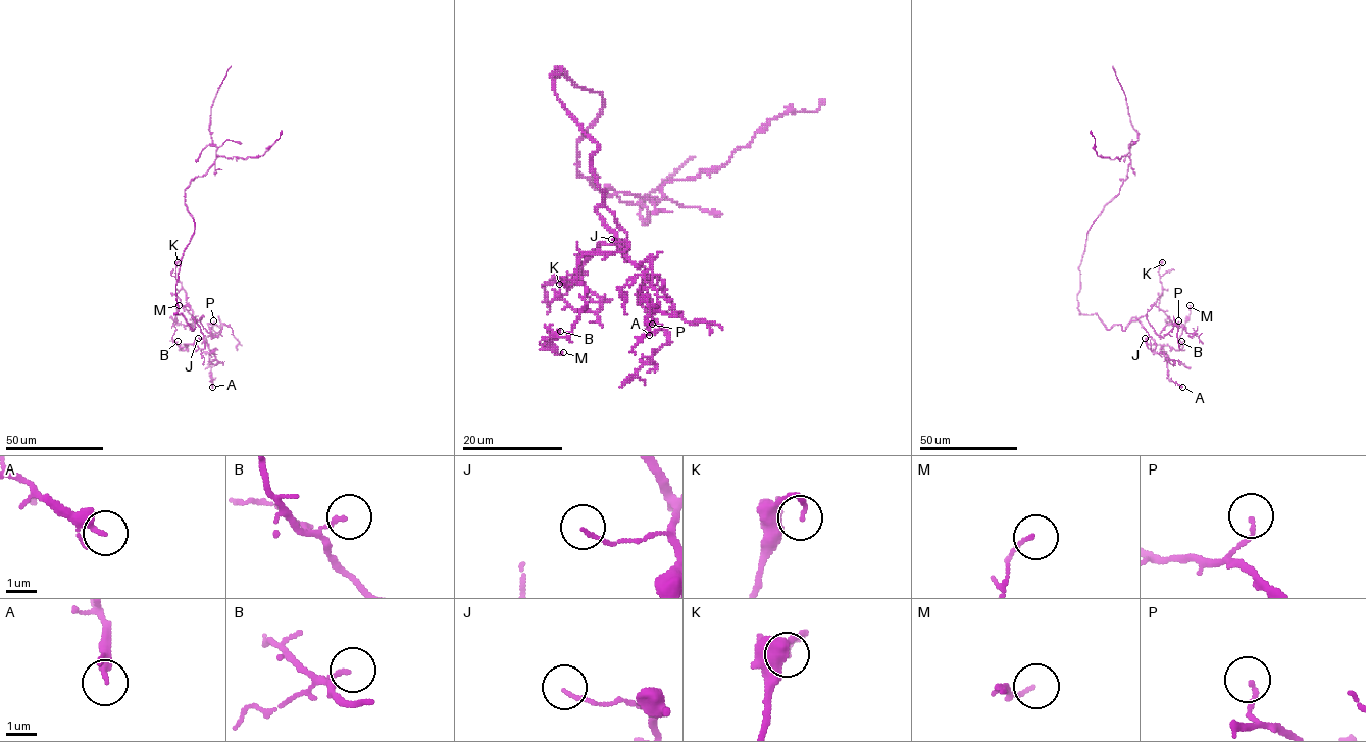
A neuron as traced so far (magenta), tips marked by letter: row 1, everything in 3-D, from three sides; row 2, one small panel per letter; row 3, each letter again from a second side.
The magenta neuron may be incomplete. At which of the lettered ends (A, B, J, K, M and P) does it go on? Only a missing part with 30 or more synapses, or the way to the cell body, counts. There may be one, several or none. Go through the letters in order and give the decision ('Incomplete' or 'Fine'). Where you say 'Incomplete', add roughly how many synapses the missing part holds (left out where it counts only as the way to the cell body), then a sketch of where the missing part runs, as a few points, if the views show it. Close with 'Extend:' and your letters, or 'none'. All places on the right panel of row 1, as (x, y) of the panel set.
A: Fine
B: Fine
J: Fine
K: Fine
M: Fine
P: Fine
Extend: none

